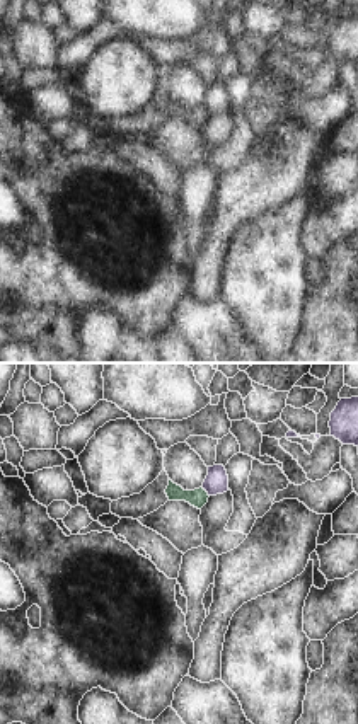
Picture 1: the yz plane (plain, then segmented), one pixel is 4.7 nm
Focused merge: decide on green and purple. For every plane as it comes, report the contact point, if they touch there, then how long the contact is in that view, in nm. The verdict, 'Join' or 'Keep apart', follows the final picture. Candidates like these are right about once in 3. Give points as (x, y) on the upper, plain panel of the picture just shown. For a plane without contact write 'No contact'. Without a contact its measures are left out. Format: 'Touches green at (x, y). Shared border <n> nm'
Touches green at (207, 111). Shared border 60 nm.

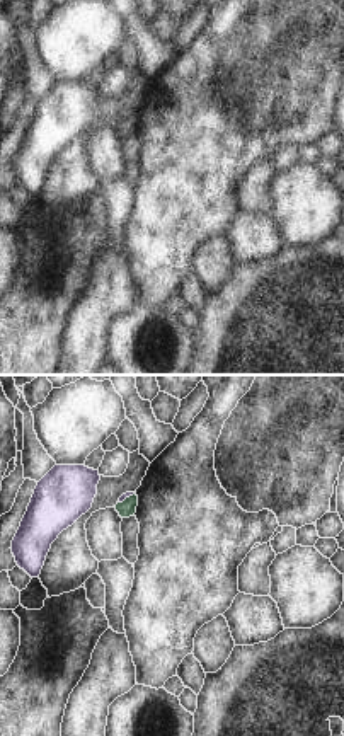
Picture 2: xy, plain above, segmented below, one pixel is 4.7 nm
Touches green at (126, 116). Shared border 90 nm.

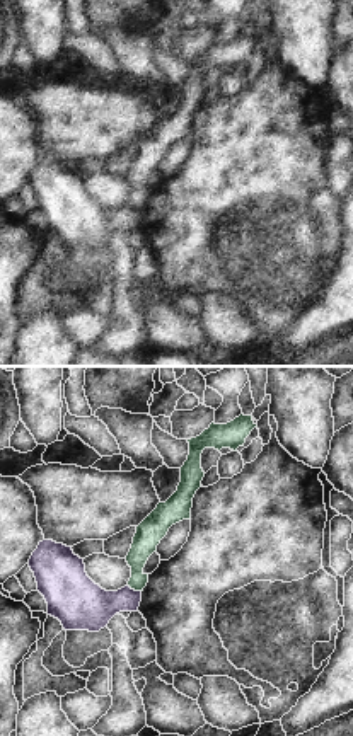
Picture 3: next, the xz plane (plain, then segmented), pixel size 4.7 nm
Touches green at (135, 208). Shared border 70 nm.

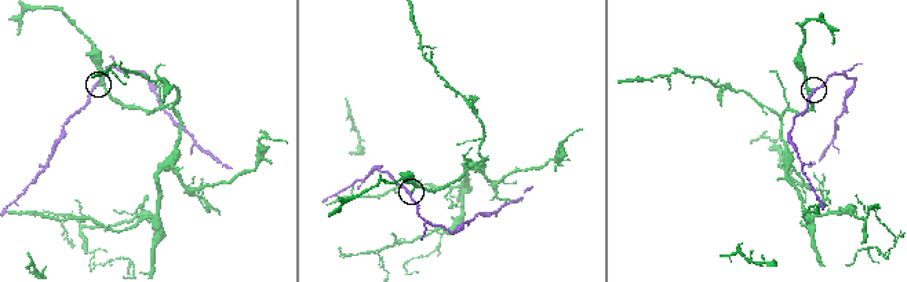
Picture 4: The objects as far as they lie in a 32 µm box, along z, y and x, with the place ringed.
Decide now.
Keep apart.

